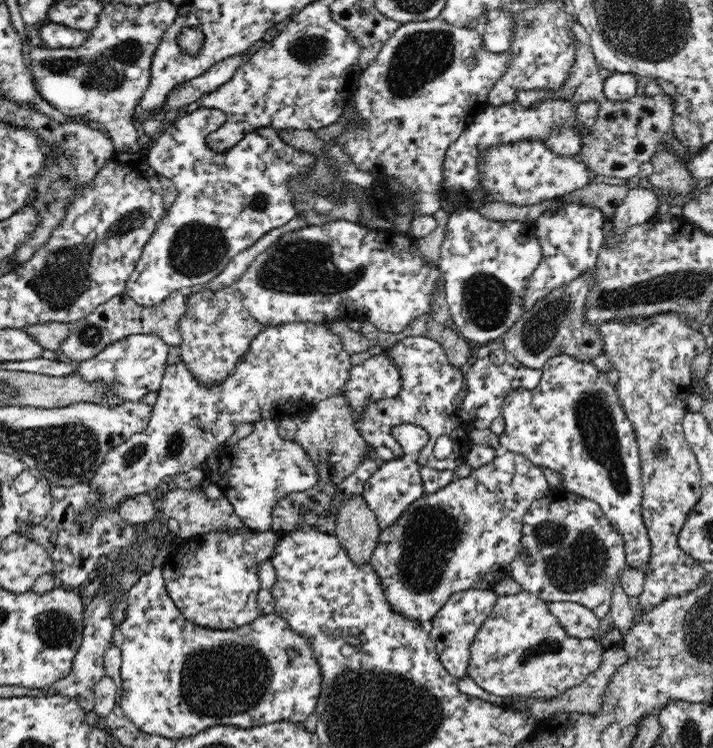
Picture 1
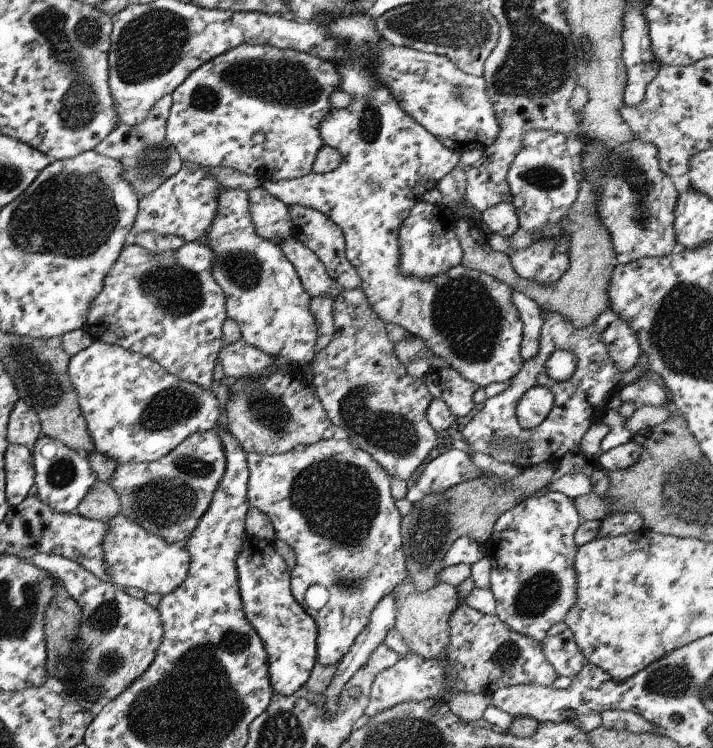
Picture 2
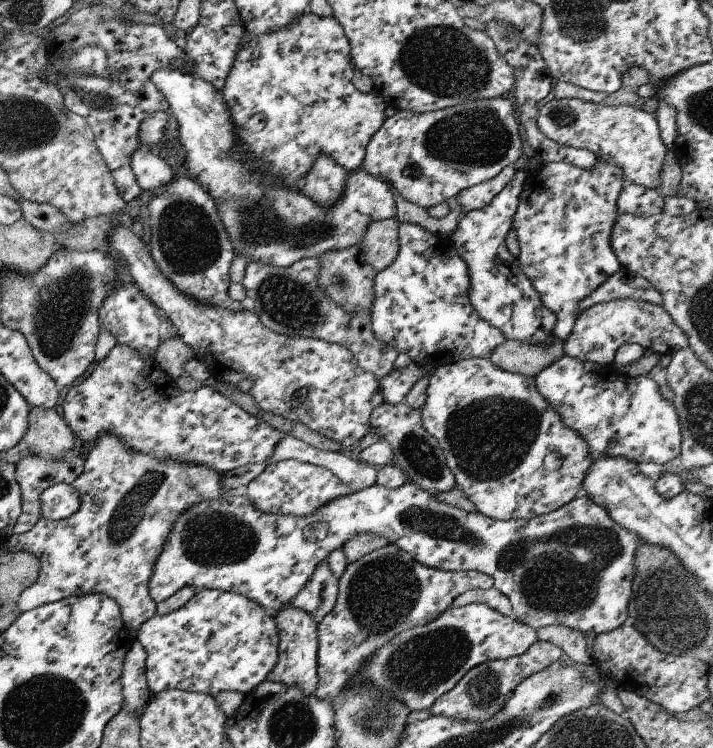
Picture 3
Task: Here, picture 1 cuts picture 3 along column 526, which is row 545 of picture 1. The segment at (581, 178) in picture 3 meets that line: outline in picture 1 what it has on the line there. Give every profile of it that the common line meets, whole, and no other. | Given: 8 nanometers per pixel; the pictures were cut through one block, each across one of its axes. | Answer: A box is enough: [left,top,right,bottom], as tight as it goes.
[162,531,278,630]

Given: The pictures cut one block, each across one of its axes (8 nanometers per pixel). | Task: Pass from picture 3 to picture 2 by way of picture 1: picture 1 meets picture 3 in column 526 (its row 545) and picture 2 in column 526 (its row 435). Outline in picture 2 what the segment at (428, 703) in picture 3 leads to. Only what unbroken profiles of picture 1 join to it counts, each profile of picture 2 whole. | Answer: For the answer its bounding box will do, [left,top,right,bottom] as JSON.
[484,491,585,643]

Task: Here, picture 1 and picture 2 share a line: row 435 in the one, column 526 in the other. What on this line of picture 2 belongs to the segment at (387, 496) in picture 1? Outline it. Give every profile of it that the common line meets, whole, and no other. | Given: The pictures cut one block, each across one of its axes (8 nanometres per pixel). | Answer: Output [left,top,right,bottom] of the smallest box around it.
[515,385,552,429]

